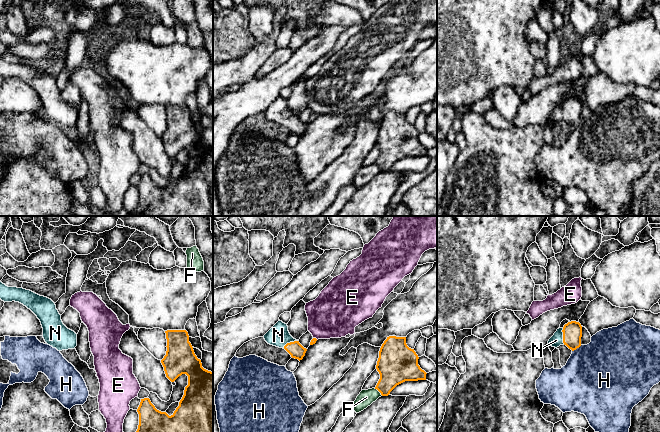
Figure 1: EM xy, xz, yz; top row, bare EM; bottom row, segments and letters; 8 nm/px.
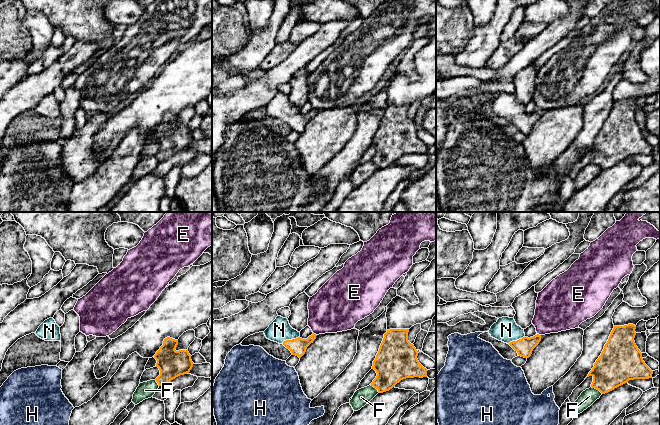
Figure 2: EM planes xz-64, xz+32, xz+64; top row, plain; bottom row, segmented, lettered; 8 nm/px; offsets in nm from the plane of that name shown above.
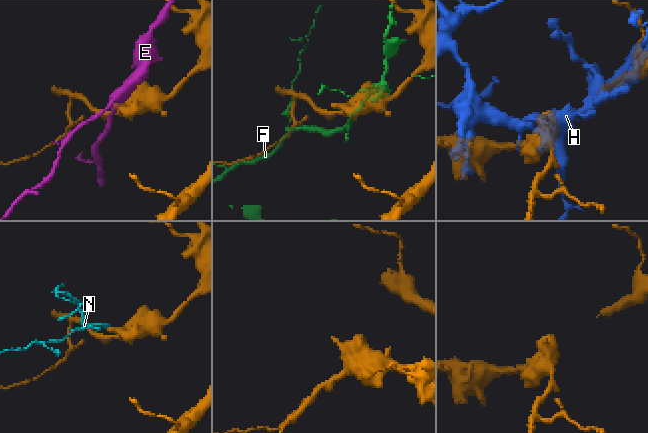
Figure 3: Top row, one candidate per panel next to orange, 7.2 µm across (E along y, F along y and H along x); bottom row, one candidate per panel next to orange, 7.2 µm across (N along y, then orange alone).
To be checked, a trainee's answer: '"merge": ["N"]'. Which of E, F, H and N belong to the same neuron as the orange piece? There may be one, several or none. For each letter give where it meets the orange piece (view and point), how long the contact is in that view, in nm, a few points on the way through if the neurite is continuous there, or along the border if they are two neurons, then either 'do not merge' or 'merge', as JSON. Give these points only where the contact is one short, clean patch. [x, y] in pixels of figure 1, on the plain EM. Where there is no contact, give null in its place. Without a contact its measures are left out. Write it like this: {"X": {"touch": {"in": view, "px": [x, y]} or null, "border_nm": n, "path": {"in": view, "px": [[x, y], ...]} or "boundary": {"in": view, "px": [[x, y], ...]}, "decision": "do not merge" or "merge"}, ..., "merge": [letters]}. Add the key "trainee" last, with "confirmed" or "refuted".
{"E": {"touch": {"in": "xz", "px": [315, 114]}, "border_nm": 40, "decision": "do not merge"}, "F": {"touch": {"in": "xz", "px": [378, 166]}, "border_nm": 90, "decision": "do not merge"}, "H": {"touch": {"in": "yz", "px": [576, 124]}, "border_nm": 90, "decision": "do not merge"}, "N": {"touch": {"in": "xz", "px": [290, 118]}, "border_nm": 140, "path": {"in": "xz", "px": [[295, 125], [290, 118], [278, 111]]}, "decision": "merge"}, "merge": ["N"], "trainee": "confirmed"}

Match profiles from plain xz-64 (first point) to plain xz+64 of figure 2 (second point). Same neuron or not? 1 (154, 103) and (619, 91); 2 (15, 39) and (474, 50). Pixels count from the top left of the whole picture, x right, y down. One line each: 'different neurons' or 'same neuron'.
1: same neuron
2: different neurons

